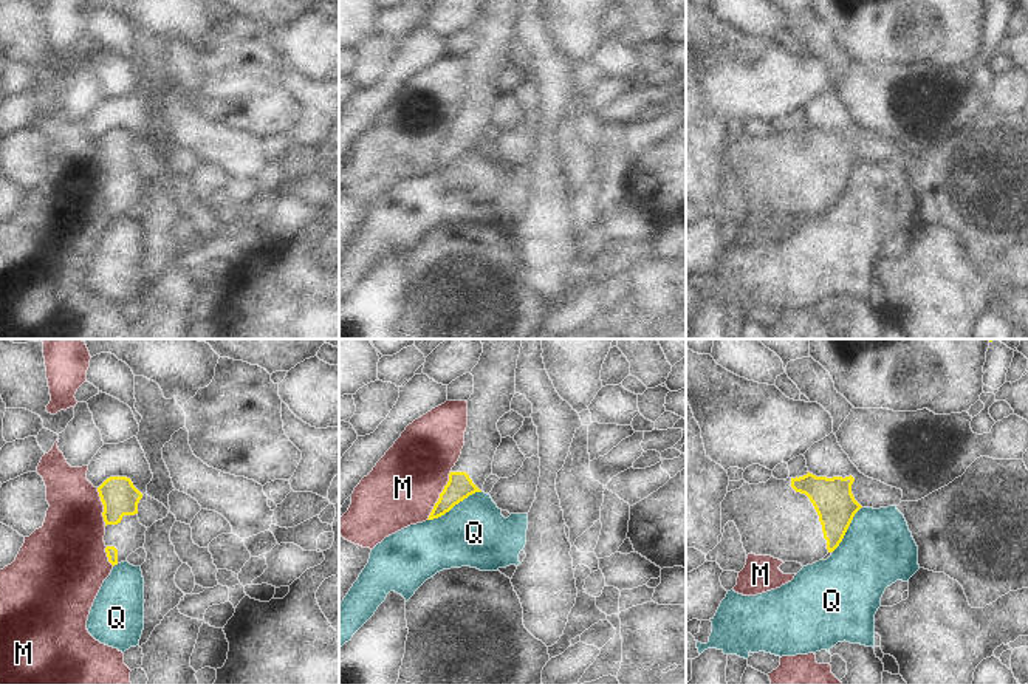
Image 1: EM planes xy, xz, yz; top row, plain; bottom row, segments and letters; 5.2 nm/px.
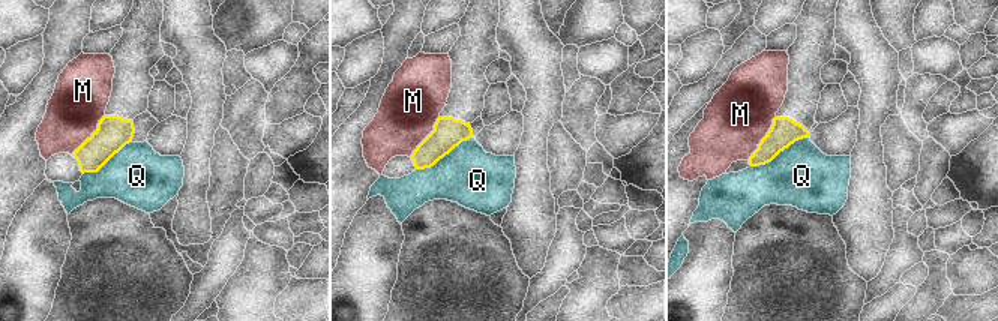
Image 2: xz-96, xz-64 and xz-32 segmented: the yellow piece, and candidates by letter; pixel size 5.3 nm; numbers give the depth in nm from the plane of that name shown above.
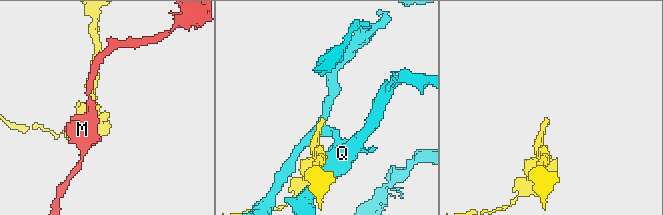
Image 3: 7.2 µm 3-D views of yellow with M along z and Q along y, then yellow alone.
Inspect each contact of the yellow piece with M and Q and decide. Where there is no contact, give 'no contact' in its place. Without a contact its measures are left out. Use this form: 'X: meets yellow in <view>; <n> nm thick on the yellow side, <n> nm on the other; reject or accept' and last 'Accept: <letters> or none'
M: meets yellow in xz; 140 nm thick on the yellow side, 380 nm on the other; reject
Q: meets yellow in xz; 140 nm thick on the yellow side, 340 nm on the other; reject
Accept: none

